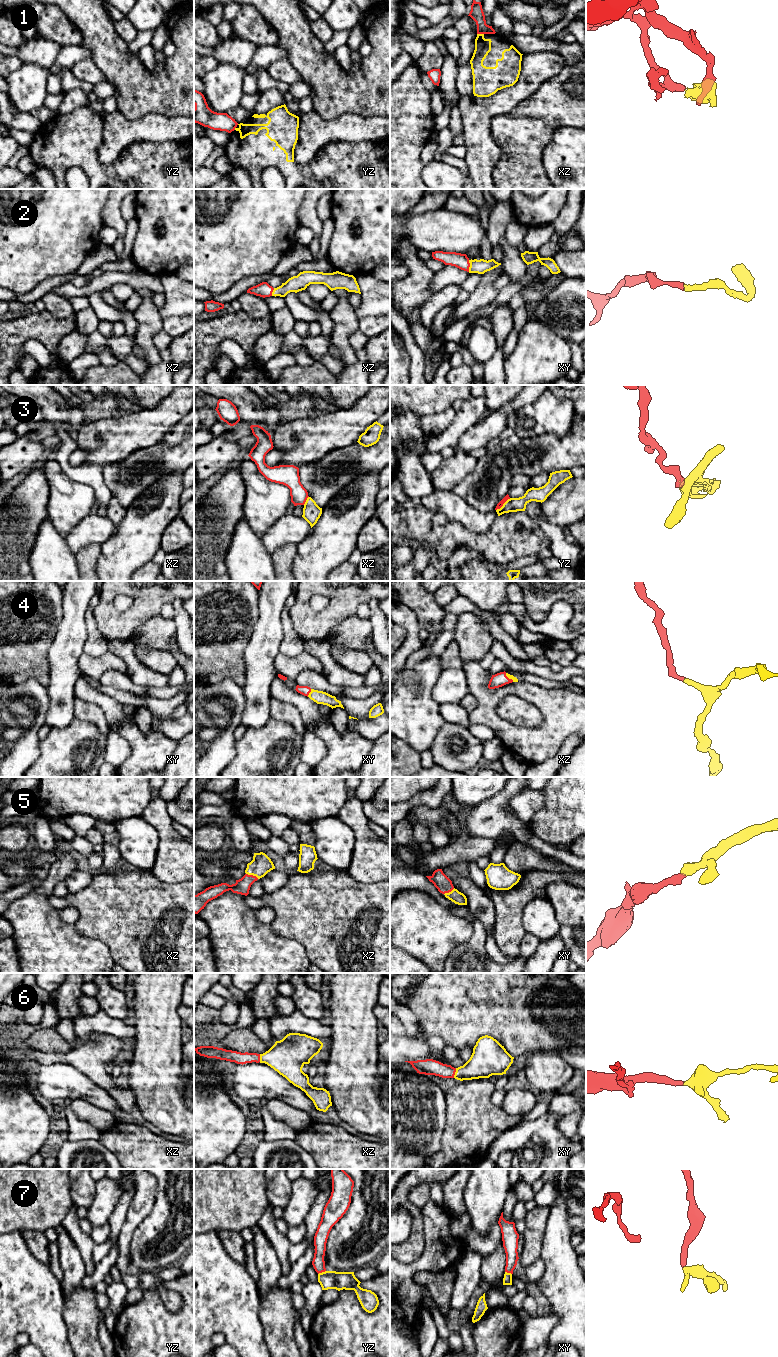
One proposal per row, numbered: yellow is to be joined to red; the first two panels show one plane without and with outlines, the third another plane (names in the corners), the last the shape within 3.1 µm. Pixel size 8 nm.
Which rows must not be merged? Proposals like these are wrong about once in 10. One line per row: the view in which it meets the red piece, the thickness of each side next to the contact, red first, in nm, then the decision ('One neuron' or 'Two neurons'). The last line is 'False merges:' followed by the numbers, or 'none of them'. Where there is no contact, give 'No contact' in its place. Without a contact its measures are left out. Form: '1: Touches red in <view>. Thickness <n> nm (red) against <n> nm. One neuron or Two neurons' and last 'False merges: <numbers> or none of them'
1: Touches red in xz. Thickness 110 nm (red) against 130 nm. Two neurons
2: Touches red in xy. Thickness 120 nm (red) against 120 nm. One neuron
3: Touches red in yz. Thickness 50 nm (red) against 110 nm. Two neurons
4: Touches red in xy. Thickness 80 nm (red) against 110 nm. One neuron
5: Touches red in xz. Thickness 130 nm (red) against 160 nm. One neuron
6: Touches red in xy. Thickness 130 nm (red) against 240 nm. One neuron
7: Touches red in yz. Thickness 100 nm (red) against 140 nm. One neuron
False merges: 1, 3

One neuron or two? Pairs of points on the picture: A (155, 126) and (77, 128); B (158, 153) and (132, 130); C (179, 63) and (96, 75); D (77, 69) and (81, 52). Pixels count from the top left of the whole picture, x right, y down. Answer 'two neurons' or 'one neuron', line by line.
A: two neurons
B: two neurons
C: two neurons
D: two neurons

